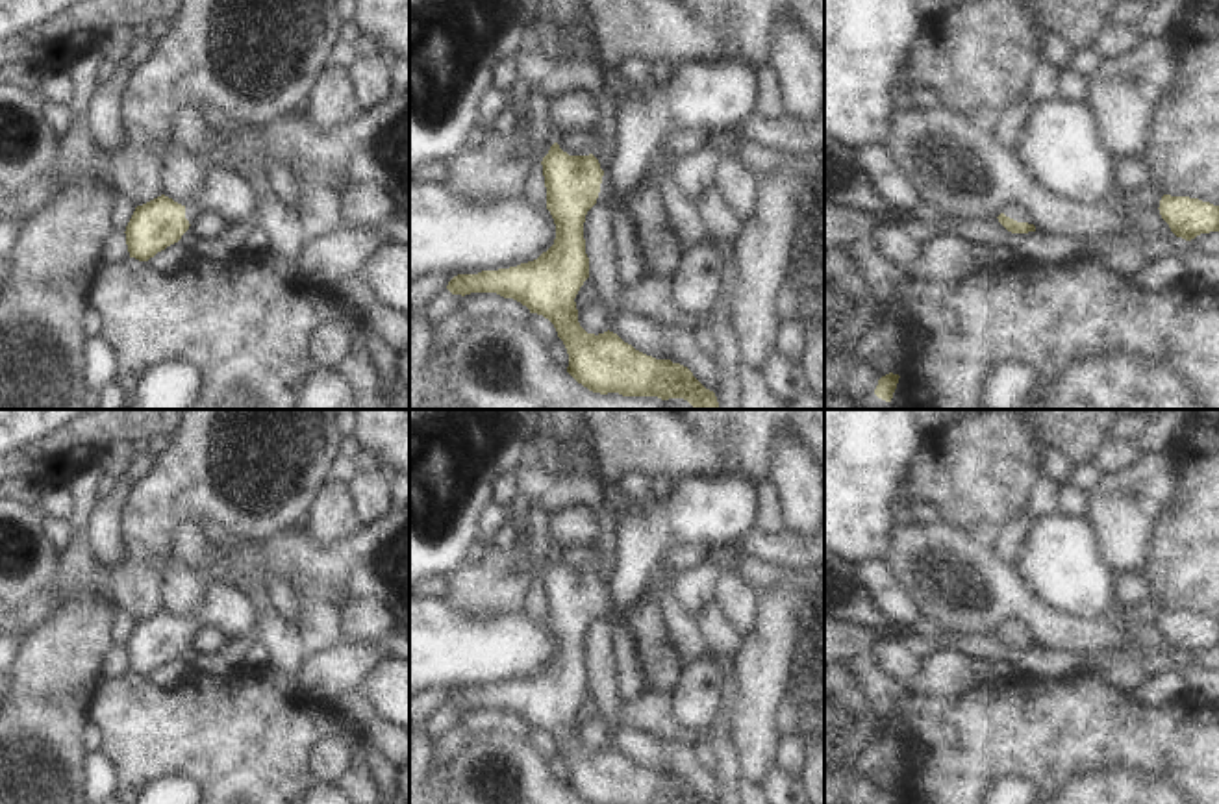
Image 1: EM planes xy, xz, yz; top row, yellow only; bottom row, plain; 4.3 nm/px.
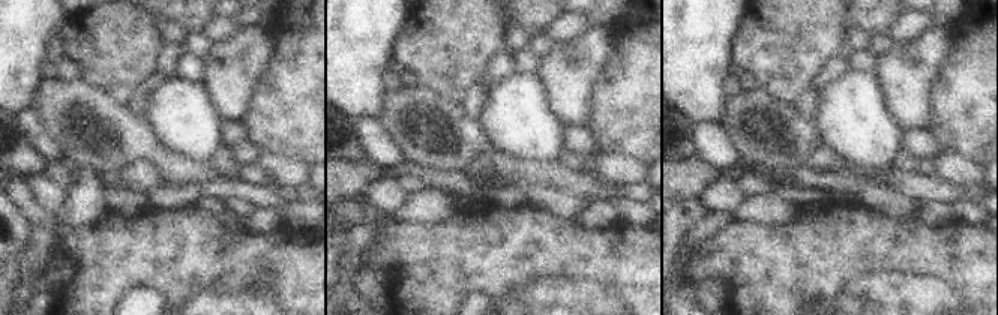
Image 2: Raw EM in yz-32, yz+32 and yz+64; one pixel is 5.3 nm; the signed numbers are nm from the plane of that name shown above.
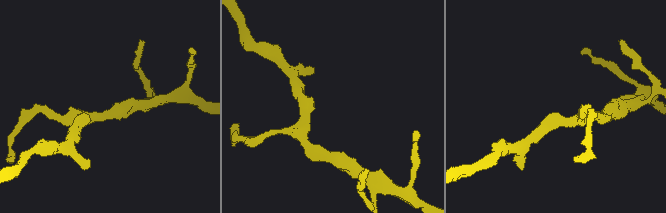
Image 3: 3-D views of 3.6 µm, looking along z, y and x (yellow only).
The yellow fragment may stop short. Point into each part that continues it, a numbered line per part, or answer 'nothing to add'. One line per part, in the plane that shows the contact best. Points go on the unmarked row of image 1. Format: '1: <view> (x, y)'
1: xz (604, 612).

